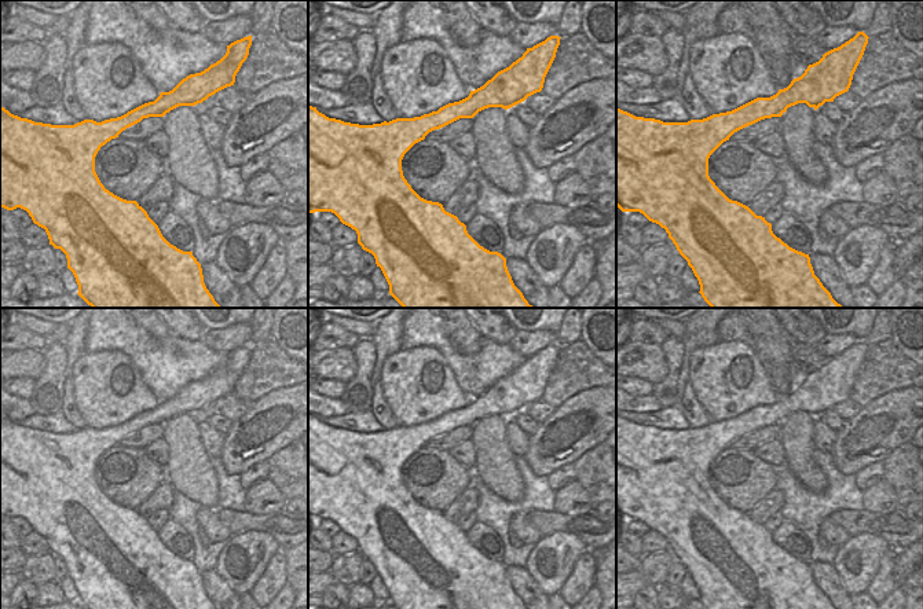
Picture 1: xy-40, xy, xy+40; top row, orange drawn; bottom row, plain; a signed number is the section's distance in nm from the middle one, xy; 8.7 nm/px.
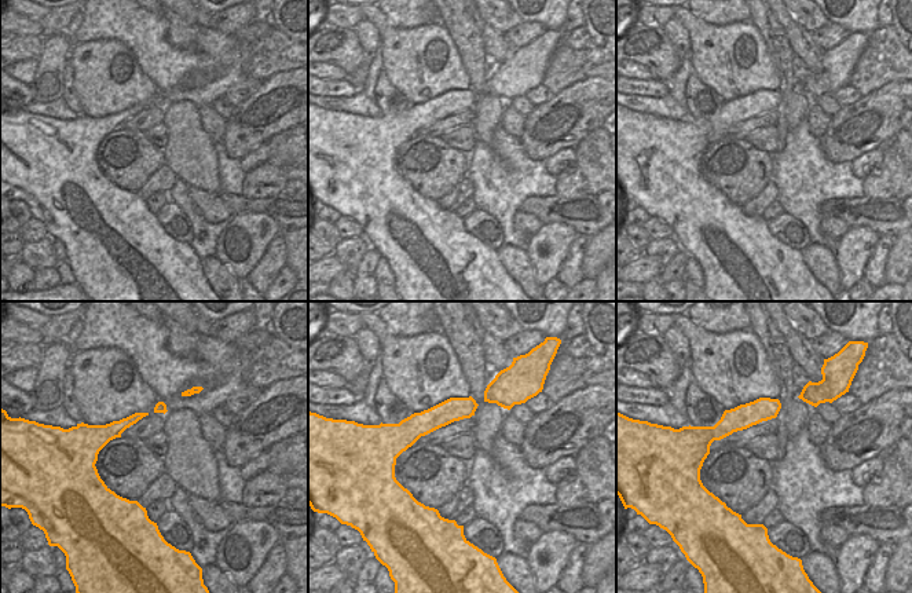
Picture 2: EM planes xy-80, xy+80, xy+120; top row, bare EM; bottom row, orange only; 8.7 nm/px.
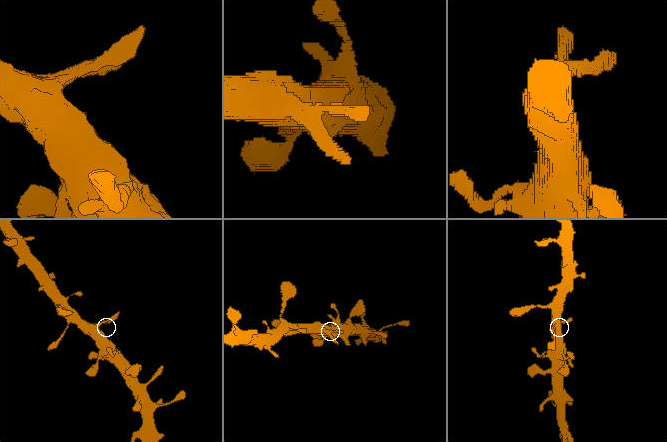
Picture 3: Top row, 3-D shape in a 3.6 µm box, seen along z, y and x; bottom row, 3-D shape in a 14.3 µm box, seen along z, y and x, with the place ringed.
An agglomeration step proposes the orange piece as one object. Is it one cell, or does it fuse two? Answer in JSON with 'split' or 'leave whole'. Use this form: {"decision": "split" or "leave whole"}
{"decision": "leave whole"}

